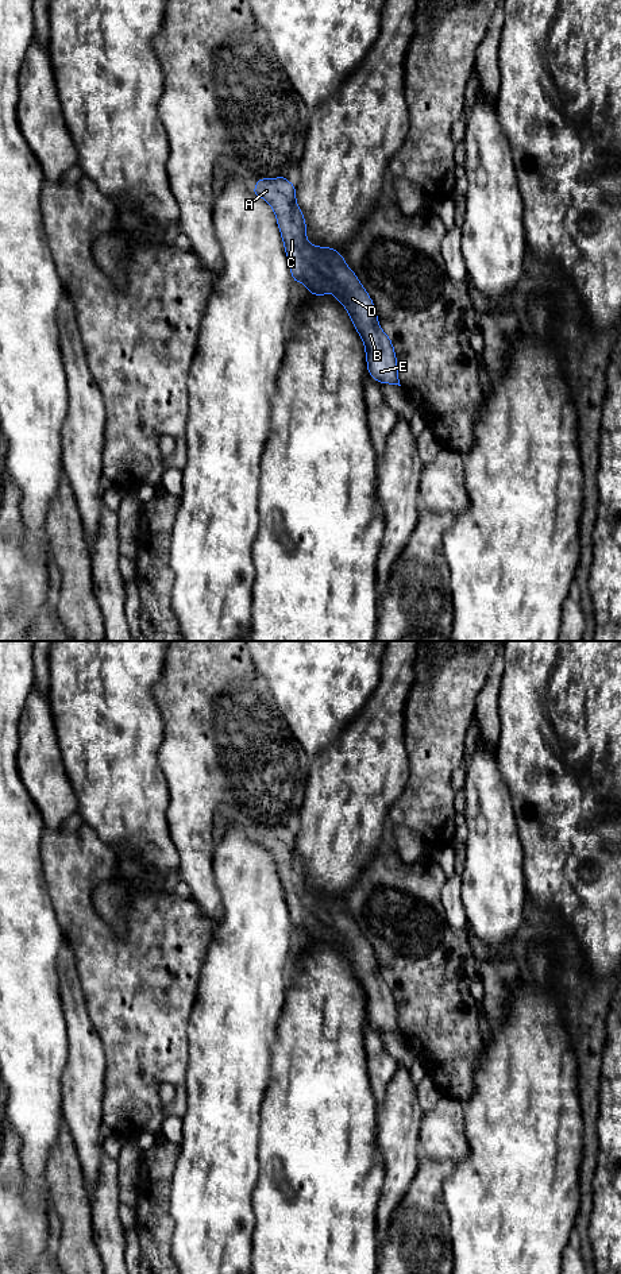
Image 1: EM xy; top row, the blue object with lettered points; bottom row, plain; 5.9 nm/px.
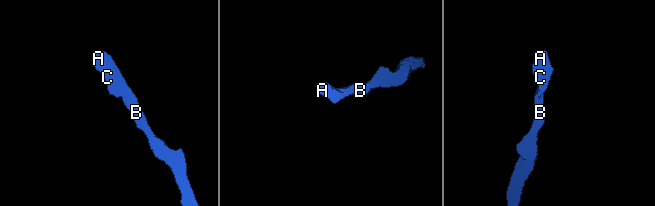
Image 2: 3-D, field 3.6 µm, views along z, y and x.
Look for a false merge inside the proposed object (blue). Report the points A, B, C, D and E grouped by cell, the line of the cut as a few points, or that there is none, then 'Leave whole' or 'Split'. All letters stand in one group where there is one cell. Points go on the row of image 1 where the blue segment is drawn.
Groups: A B C D E. No split. Leave whole

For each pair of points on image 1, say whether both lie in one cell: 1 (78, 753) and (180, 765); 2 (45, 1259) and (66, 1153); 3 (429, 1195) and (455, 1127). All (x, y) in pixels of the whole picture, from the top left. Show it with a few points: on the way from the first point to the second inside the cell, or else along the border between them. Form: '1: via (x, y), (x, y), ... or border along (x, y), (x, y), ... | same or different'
1: border along (164, 732), (158, 765), (170, 792) | different
2: border along (57, 1257), (58, 1259) | different
3: border along (420, 1153), (439, 1161), (450, 1161), (454, 1165) | different

